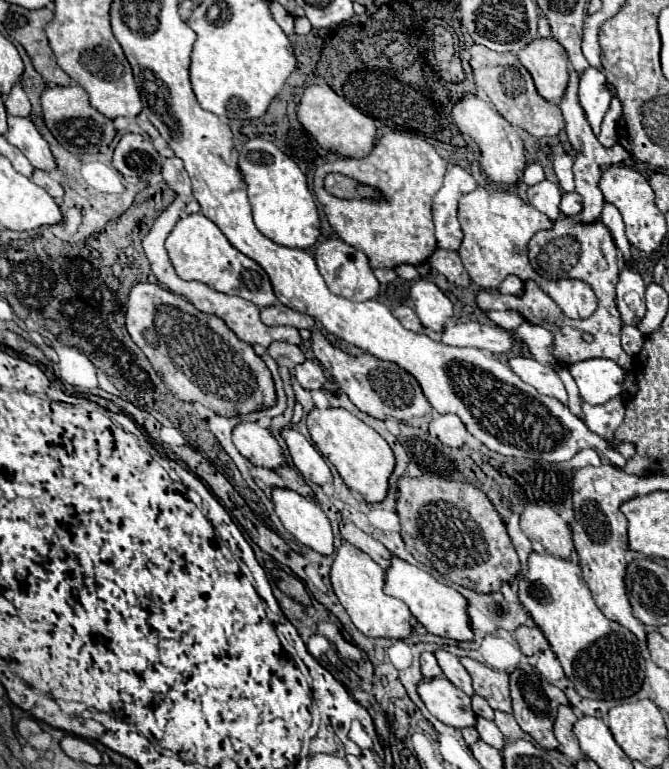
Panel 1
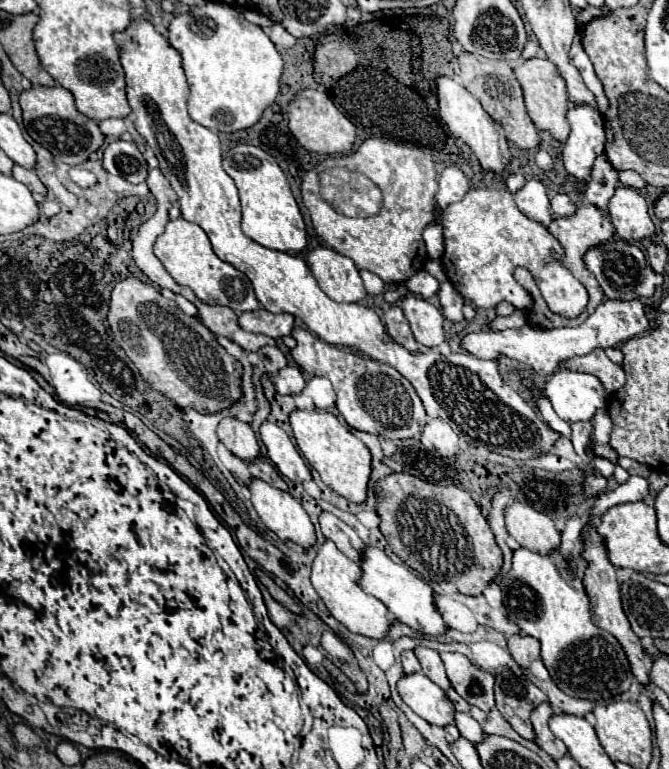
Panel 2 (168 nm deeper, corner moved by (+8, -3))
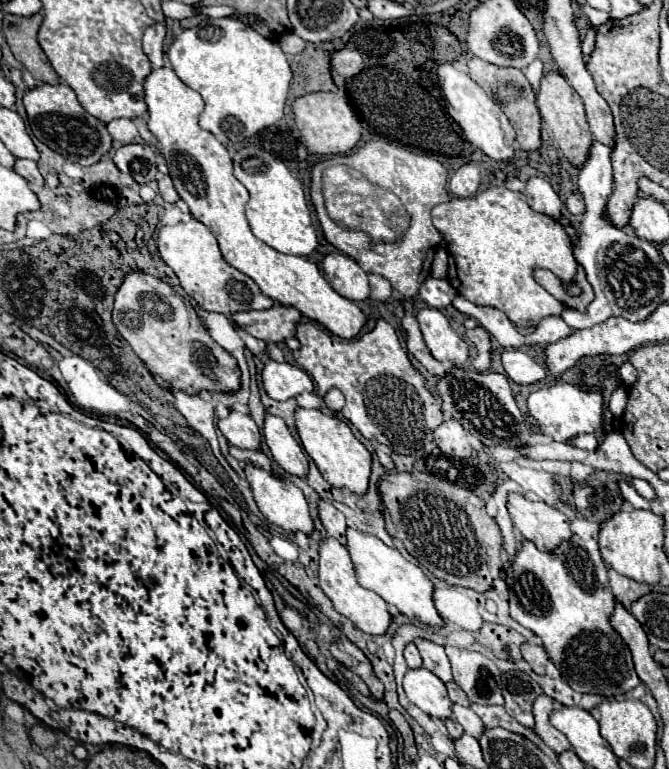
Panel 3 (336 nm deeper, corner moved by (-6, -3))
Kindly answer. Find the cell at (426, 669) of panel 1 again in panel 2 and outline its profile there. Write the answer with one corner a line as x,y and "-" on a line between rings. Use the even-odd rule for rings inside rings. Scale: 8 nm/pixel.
404,650
404,652
400,654
400,660
402,660
404,674
414,674
414,672
420,672
418,658
414,656
414,652
412,652
412,650

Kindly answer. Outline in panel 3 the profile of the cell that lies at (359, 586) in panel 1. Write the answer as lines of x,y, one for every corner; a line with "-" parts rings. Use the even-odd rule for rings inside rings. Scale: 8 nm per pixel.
326,538
320,542
320,588
324,590
324,594
332,600
334,608
346,616
356,628
360,628
366,634
386,634
390,622
392,622
392,614
388,612
388,604
376,594
370,592
366,588
362,588
358,584
356,578
356,570
352,564
352,558
348,556
346,546
342,546
336,538

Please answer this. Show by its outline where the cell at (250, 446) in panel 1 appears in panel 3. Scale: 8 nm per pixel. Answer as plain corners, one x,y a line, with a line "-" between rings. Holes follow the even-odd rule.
232,410
228,418
218,420
218,428
222,430
222,434
228,438
232,446
246,448
246,450
260,450
262,434
250,416

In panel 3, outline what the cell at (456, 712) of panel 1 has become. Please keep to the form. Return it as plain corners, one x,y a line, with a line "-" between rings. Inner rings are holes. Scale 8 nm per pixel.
426,668
408,670
408,674
404,676
404,692
406,692
408,700
410,700
412,704
416,704
420,710
424,710
426,714
436,716
436,718
440,718
440,720
452,718
452,700
448,698
446,684
444,684
436,674
432,674
430,670
426,670

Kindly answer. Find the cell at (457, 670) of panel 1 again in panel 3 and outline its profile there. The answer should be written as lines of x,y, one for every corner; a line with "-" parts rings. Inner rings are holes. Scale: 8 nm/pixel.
416,640
414,642
422,654
424,668
434,672
442,682
452,682
452,670
450,670
450,660
444,652
444,646
438,646
430,640

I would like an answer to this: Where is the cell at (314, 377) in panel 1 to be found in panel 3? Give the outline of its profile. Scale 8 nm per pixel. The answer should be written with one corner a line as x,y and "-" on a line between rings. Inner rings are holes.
268,360
262,372
262,382
270,398
288,400
302,392
314,392
314,382
306,370
288,364

